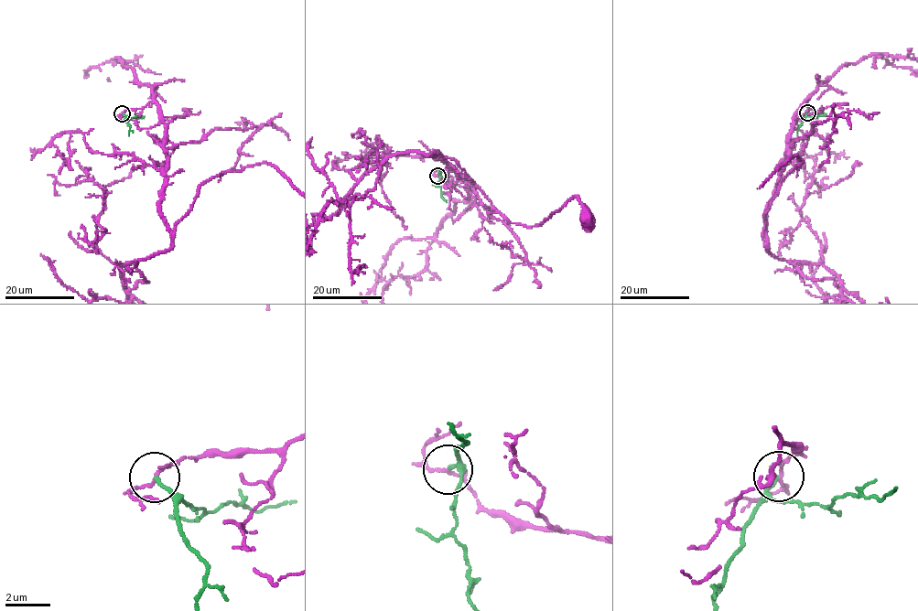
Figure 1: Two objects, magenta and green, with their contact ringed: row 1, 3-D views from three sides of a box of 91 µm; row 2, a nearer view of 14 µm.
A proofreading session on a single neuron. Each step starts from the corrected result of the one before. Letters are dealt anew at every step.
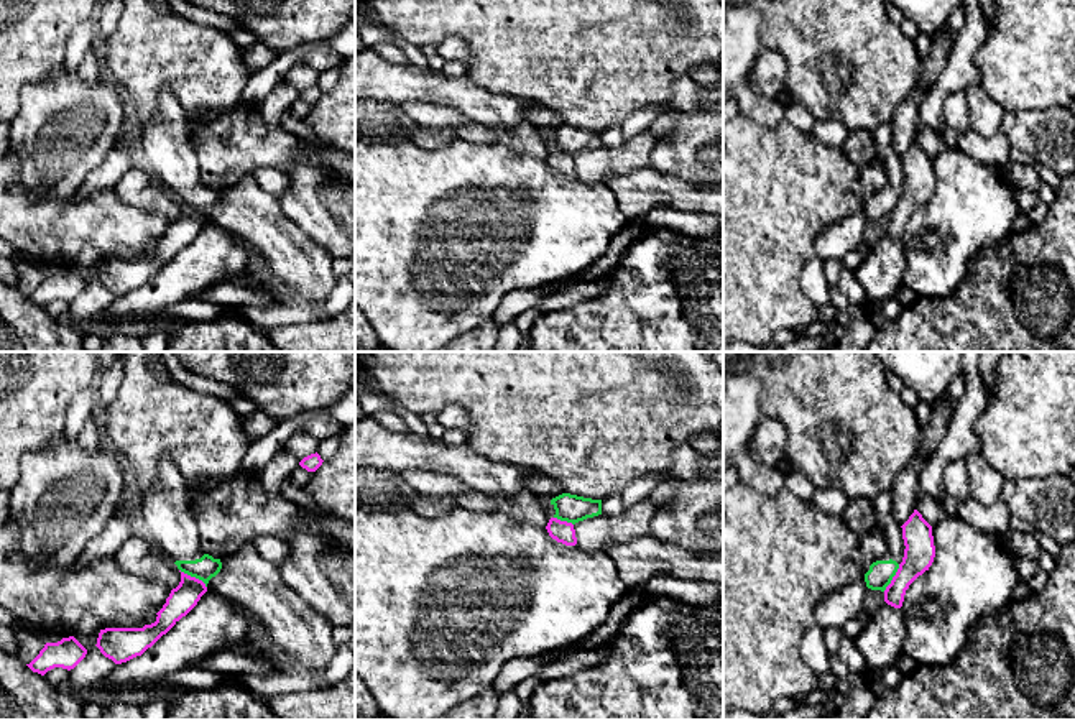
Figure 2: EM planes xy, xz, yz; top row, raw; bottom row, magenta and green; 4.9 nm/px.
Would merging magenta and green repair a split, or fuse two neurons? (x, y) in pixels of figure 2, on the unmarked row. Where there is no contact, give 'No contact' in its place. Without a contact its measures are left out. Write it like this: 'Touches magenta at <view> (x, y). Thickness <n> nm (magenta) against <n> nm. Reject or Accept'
Touches magenta at xy (194, 209). Thickness 140 nm (magenta) against 120 nm. Reject

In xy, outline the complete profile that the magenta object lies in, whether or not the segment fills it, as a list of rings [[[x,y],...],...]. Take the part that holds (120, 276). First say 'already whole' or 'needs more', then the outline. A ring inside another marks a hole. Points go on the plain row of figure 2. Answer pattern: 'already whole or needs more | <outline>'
already whole | [[[181,204],[181,214],[171,222],[156,253],[143,260],[105,260],[100,261],[97,279],[115,296],[141,288],[163,266],[166,266],[182,248],[186,248],[207,224],[202,212]]]

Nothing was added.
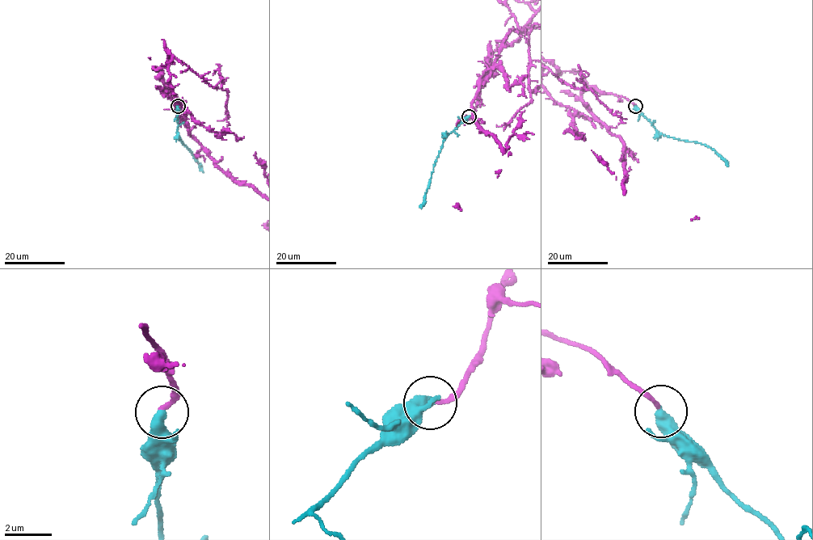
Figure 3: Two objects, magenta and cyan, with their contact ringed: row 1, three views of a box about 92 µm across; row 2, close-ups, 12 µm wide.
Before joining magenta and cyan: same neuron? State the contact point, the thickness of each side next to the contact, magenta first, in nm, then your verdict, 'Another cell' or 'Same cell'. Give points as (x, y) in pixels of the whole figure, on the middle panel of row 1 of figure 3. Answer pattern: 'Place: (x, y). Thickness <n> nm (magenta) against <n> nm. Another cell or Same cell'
Place: (469, 116). Thickness 170 nm (magenta) against 550 nm. Same cell

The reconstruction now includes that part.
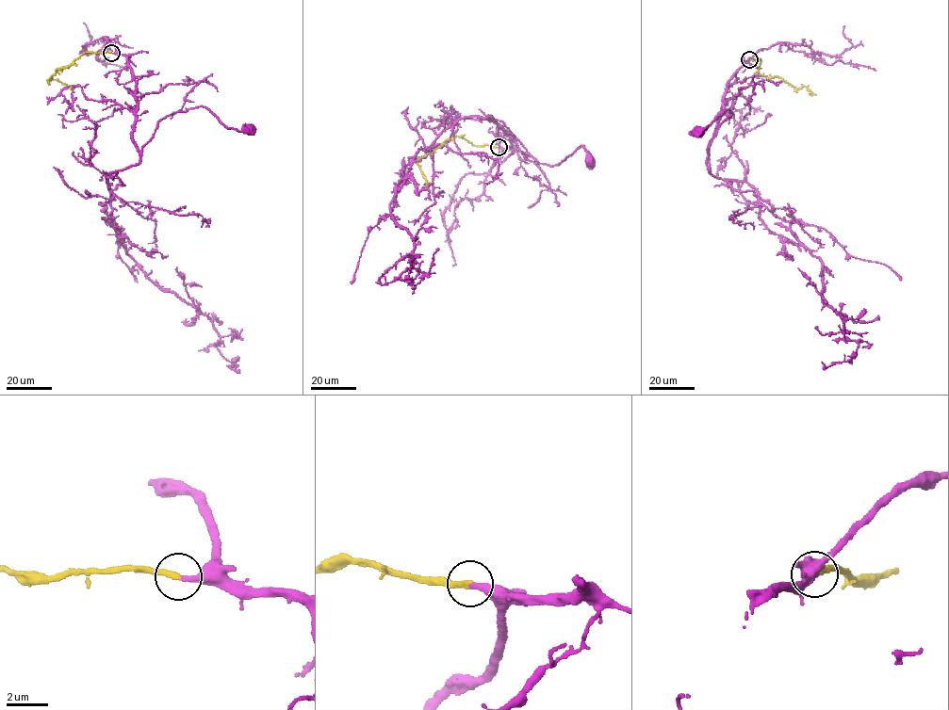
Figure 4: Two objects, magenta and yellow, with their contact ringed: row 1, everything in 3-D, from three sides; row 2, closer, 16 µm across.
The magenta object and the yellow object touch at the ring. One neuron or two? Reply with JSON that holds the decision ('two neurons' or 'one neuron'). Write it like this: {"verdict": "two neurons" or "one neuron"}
{"verdict": "one neuron"}

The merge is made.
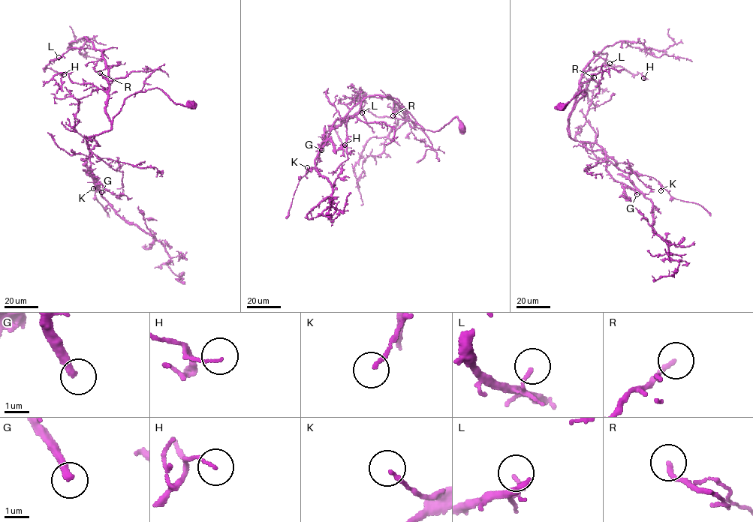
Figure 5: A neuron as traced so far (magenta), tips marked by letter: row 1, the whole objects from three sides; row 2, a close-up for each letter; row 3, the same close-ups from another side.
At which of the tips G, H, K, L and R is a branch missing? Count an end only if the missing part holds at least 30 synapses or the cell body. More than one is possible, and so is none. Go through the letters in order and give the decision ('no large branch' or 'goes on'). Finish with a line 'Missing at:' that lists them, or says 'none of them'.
G: goes on
H: no large branch
K: no large branch
L: no large branch
R: goes on
Missing at: G, R

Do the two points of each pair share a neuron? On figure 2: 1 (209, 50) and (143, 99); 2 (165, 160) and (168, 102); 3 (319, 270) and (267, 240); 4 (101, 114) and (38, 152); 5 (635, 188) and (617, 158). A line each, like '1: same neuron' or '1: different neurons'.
1: same neuron
2: same neuron
3: same neuron
4: same neuron
5: different neurons

